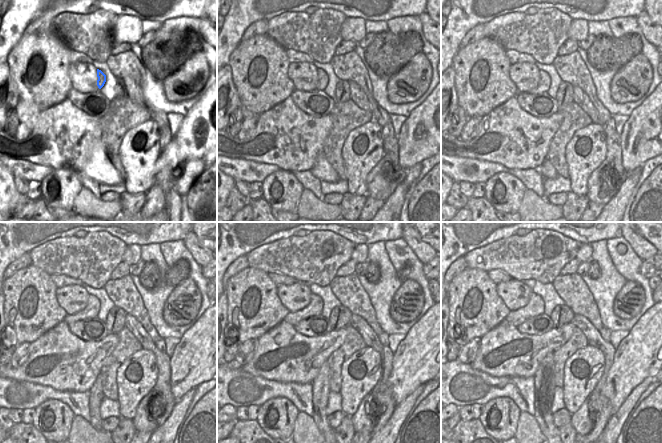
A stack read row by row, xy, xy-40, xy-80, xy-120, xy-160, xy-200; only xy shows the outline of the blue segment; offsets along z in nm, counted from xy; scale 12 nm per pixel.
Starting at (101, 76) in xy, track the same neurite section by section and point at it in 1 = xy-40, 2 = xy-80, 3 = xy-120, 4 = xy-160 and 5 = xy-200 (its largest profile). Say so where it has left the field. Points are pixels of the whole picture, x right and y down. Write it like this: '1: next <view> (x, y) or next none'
1: next xy-40 (322, 77)
2: next xy-80 (545, 80)
3: next xy-120 (92, 309)
4: next xy-160 (315, 307)
5: next xy-200 (536, 306)

